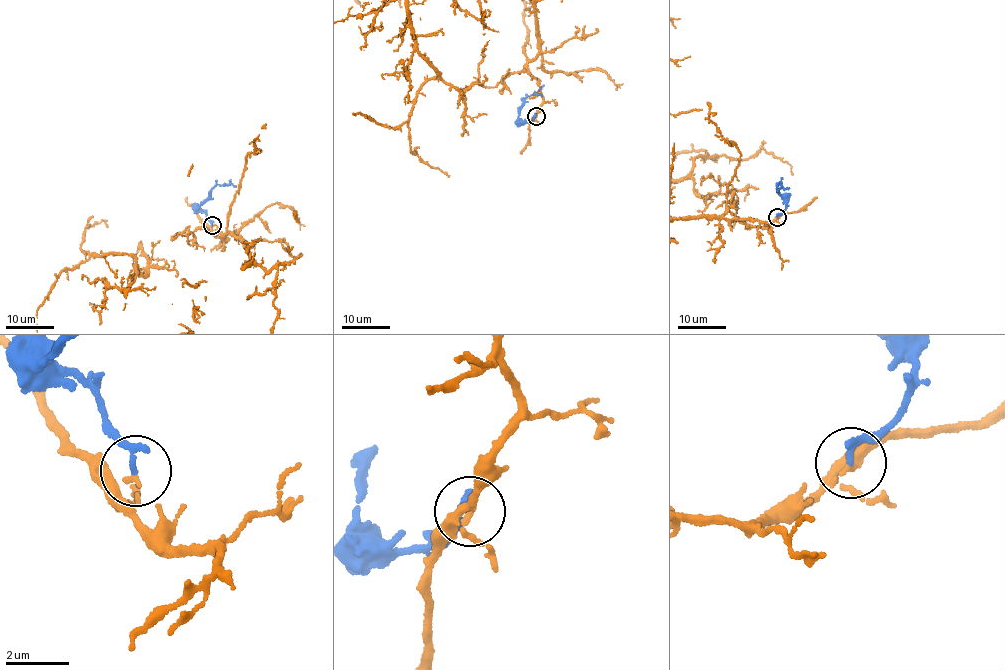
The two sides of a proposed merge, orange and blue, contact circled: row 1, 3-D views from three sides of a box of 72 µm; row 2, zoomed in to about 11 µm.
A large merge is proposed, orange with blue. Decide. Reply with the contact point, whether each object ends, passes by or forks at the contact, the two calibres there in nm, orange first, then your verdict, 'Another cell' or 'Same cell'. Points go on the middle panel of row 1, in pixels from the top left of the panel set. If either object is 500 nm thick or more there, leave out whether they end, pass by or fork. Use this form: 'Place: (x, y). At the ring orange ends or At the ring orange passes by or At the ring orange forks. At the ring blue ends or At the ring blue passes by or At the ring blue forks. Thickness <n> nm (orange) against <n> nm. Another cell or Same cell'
Place: (536, 116). At the ring orange ends. At the ring blue ends. Thickness 160 nm (orange) against 180 nm. Another cell

